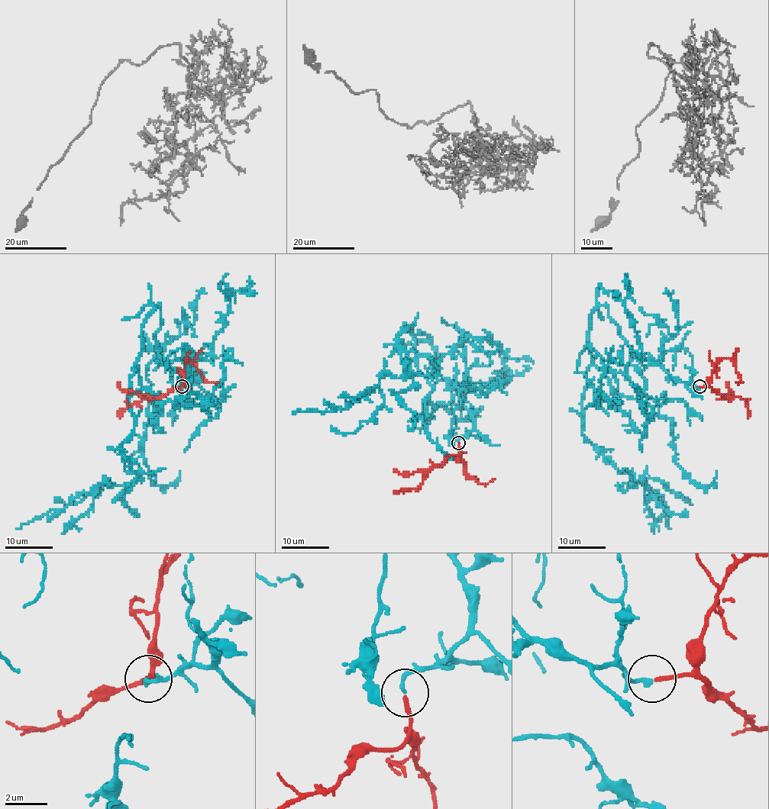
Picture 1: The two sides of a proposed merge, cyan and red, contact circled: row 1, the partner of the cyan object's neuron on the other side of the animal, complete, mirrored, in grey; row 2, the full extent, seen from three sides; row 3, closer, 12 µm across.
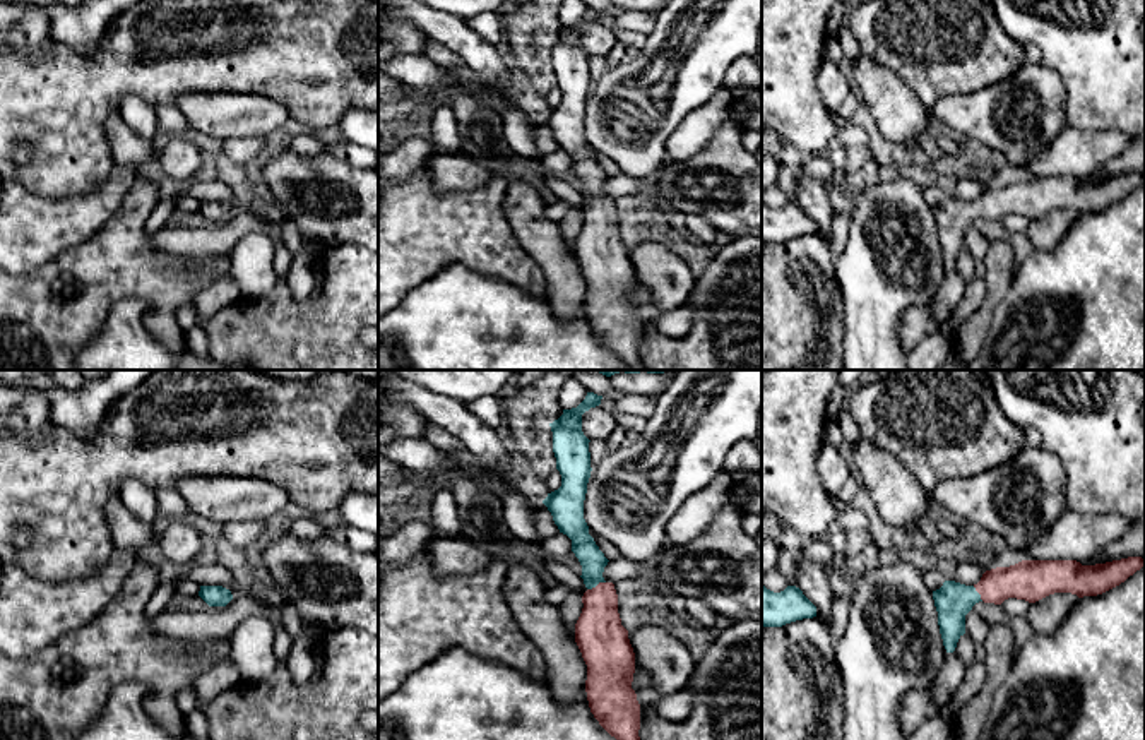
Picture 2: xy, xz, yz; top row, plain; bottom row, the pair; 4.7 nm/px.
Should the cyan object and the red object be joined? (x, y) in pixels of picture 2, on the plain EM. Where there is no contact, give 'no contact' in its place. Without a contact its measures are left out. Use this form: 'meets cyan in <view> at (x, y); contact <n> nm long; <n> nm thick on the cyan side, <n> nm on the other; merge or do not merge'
meets cyan in xz at (596, 201); contact 100 nm long; 120 nm thick on the cyan side, 240 nm on the other; merge

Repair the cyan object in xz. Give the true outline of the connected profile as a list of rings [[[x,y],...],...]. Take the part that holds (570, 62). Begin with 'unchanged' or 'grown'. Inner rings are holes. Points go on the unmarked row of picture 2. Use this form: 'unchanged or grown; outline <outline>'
grown; outline [[[587,9],[585,15],[572,26],[563,26],[563,31],[549,39],[553,48],[553,69],[556,74],[556,86],[561,91],[561,103],[543,116],[553,132],[560,149],[572,156],[572,168],[582,182],[582,195],[587,207],[582,212],[582,230],[575,240],[575,259],[587,281],[585,308],[590,329],[599,341],[616,356],[620,356],[628,370],[644,370],[638,346],[640,346],[640,320],[632,305],[635,289],[635,269],[628,255],[628,247],[621,242],[618,230],[618,211],[613,199],[602,194],[608,175],[589,151],[589,142],[584,135],[584,116],[587,99],[590,94],[590,69],[589,55],[582,48],[582,31],[590,24],[601,21],[602,12]]]

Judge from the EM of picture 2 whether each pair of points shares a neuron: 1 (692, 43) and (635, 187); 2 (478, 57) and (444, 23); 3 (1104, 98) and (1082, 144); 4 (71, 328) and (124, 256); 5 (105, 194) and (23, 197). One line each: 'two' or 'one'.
1: two
2: one
3: two
4: one
5: one

